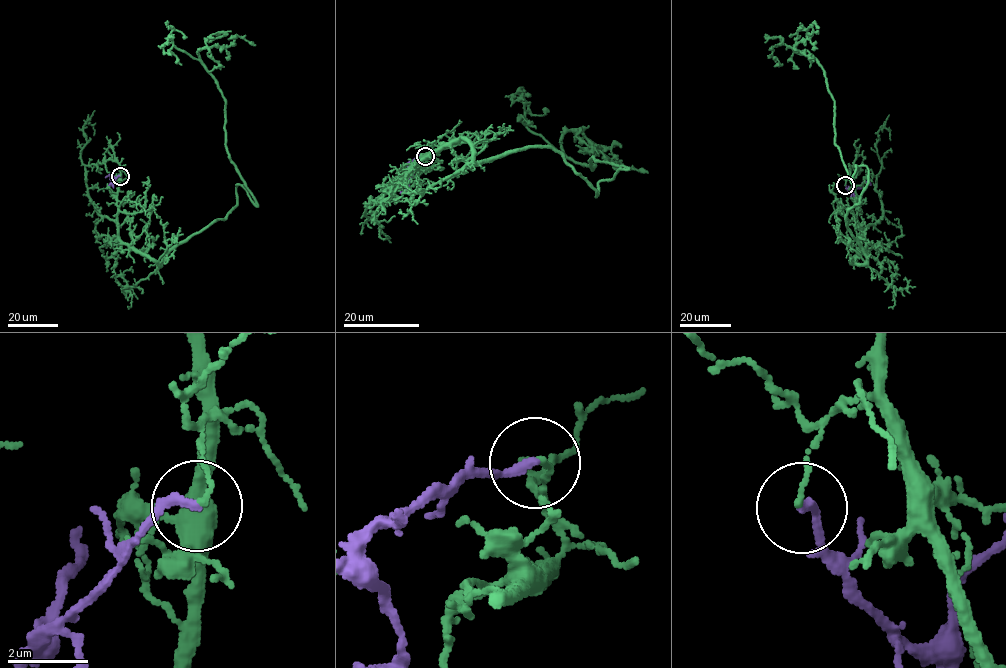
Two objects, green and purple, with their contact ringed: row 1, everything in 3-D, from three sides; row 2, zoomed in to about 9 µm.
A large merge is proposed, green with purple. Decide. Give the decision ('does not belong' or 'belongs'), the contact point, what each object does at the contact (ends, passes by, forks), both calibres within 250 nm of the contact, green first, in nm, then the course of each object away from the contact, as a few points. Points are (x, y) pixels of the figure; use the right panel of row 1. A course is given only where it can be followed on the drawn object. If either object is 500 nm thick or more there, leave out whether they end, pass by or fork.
does not belong | (845, 185) | green ends | purple ends | 120/240 nm | green via (845, 185), (864, 263), (846, 215), (868, 168), (852, 184), (825, 71), (782, 43), (774, 66) | purple via (845, 185), (852, 194), (863, 182), (871, 184)

